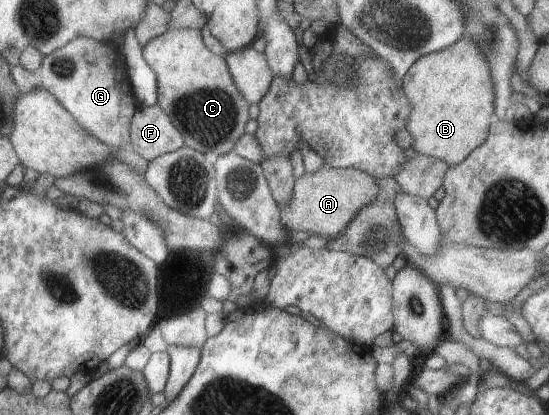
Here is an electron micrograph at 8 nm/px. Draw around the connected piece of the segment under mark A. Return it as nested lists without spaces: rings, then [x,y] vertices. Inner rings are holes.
[[[324,163],[313,174],[304,173],[295,180],[293,197],[281,211],[281,223],[287,230],[307,231],[328,239],[339,237],[365,205],[379,195],[376,178],[355,168],[334,168]]]

